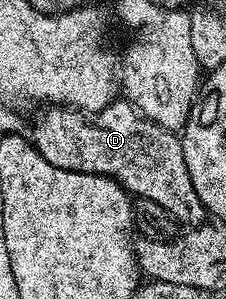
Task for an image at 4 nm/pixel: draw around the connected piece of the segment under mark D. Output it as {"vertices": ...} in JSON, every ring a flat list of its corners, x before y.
{"vertices":[[123,99,109,100,108,105,97,113,85,113,83,109,71,107,45,109,48,110,32,125,30,140,46,163,54,163,54,167,62,167,62,171,78,171,114,179,129,194,158,203,158,207,171,215,177,226,199,227,205,224,206,210,198,199,198,191,194,191,194,183,186,167,183,140,173,130,143,117,132,104]]}

